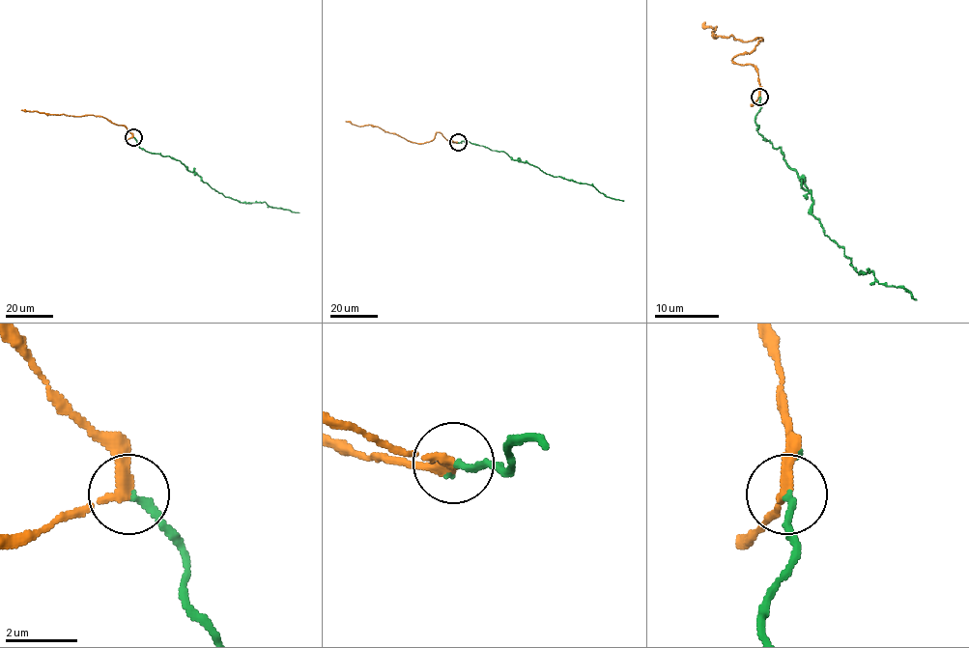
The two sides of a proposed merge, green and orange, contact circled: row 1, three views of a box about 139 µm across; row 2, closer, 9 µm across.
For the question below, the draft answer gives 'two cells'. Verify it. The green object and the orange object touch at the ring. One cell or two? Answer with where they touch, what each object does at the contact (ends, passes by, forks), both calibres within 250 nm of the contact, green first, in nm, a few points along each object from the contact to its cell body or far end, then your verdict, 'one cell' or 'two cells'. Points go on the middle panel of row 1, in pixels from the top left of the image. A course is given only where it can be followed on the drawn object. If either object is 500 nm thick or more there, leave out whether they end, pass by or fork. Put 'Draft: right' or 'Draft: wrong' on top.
Draft: wrong
(458, 142) | green ends | orange passes by | 200/240 nm | green via (457, 142), (469, 141), (504, 152), (513, 159), (527, 161), (550, 175), (588, 183), (607, 196), (623, 201) | orange via (457, 142), (448, 141), (439, 132), (429, 142), (409, 141), (376, 126), (357, 126), (345, 121) | one cell

